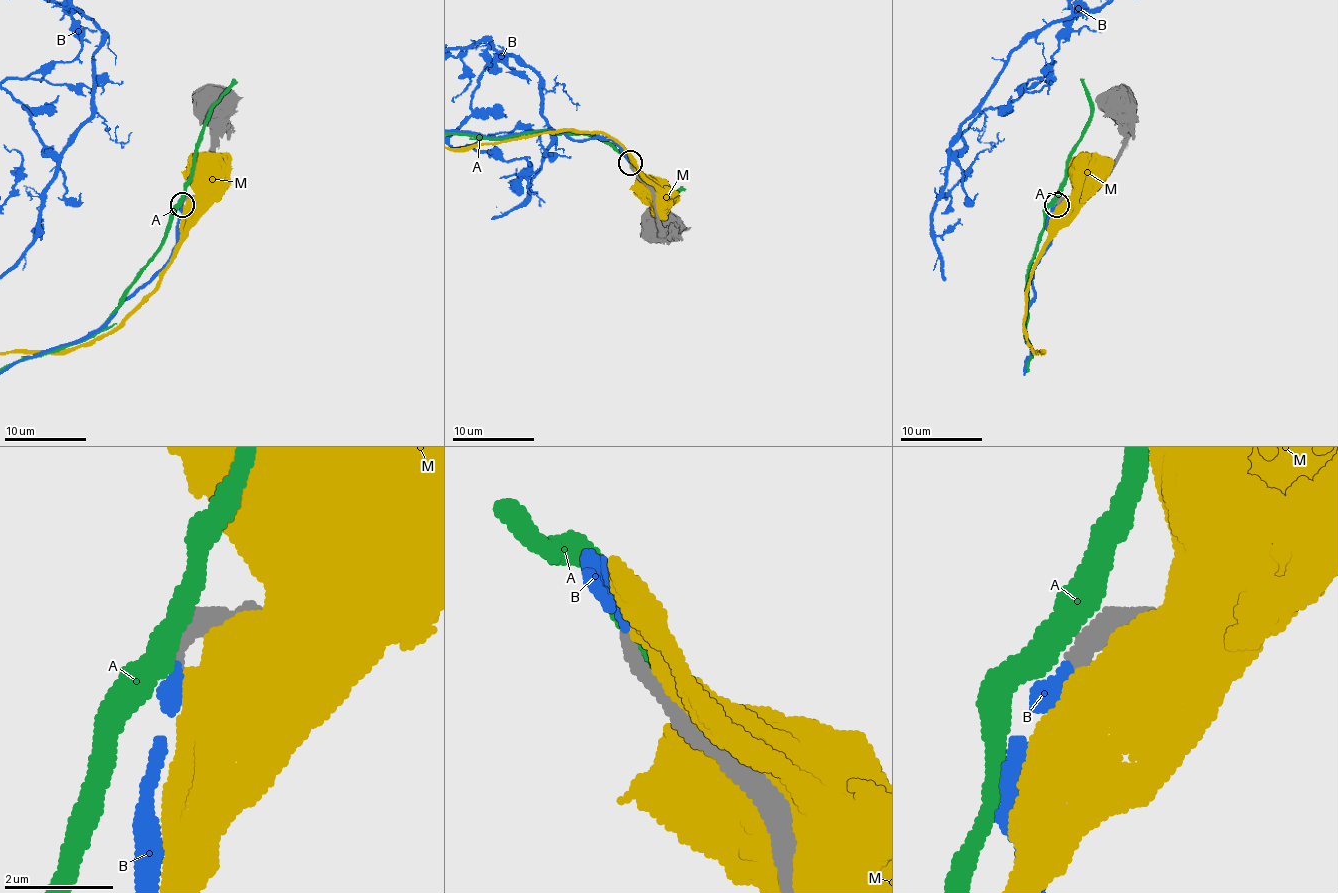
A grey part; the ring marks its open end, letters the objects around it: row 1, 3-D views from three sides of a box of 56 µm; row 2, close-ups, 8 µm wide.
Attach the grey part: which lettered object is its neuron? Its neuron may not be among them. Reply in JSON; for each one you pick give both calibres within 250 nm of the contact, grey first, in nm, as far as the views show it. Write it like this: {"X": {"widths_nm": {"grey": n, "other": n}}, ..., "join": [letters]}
{"B": {"widths_nm": {"grey": 320, "other": 320}}, "join": ["B"]}

